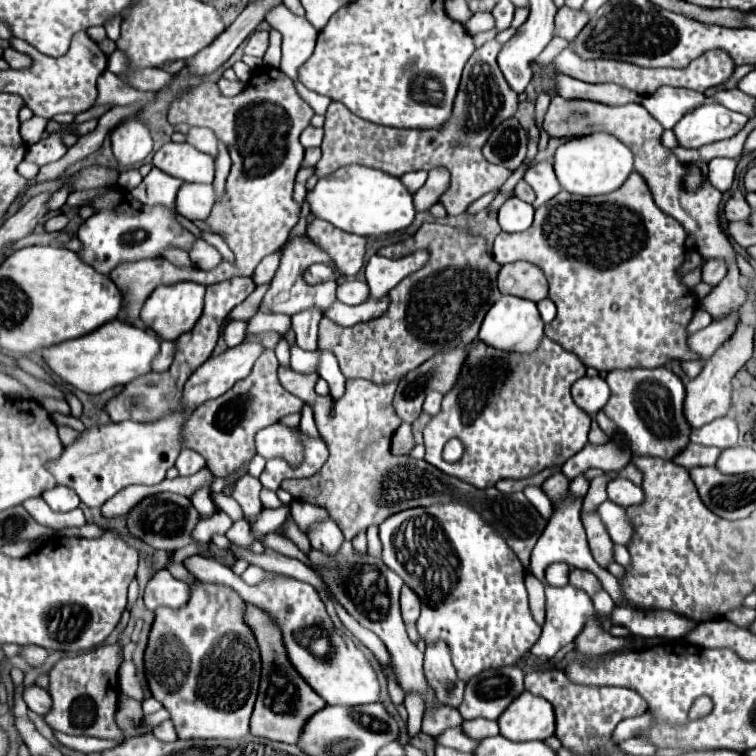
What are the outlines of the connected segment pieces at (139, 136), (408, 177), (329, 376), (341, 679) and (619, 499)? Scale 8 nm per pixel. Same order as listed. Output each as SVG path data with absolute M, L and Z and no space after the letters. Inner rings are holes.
M131 118L121 122L111 134L111 144L117 160L115 166L117 172L135 168L135 164L141 164L153 150L151 134L141 118Z
M425 171L409 172L405 174L405 176L401 176L401 182L407 184L407 188L409 188L411 192L417 192L417 190L425 184L426 180L427 172Z
M317 350L319 352L319 364L317 364L317 374L323 378L323 380L327 380L327 384L329 384L329 388L331 388L331 396L333 398L339 398L341 394L343 394L343 390L345 390L345 378L343 378L343 374L341 374L341 370L339 370L339 364L337 364L337 360L335 360L335 354L333 352L329 352L329 350Z
M191 556L189 558L189 572L195 574L201 582L217 582L233 588L245 602L255 602L263 606L263 610L271 610L275 618L279 618L279 626L283 626L283 640L287 642L287 654L291 654L291 662L295 662L295 668L299 668L299 674L307 680L307 684L329 704L339 706L363 706L371 702L379 702L379 680L365 658L365 654L353 644L351 638L347 638L343 632L335 630L329 614L325 612L325 606L317 594L317 590L311 584L299 582L289 576L271 574L257 586L247 586L229 566L201 558ZM329 640L329 648L323 652L321 646L317 650L317 642Z
M617 478L617 480L607 484L607 496L609 496L611 502L615 502L623 508L641 504L645 500L643 488L635 486L631 480L623 480L623 478Z

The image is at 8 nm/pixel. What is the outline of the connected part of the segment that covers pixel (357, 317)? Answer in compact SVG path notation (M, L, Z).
M369 298L367 304L359 304L359 306L347 306L347 304L335 300L333 306L325 312L325 316L341 326L353 326L357 322L377 318L377 314L383 314L383 310L387 310L387 306L389 306L389 298L383 300L381 304L373 302L373 298Z

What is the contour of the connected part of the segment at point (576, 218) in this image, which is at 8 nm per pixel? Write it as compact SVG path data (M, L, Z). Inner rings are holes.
M633 172L619 190L605 196L585 198L561 190L535 210L535 220L527 232L501 232L495 238L493 256L499 264L511 260L537 264L549 280L549 298L557 306L555 322L545 326L545 336L577 354L585 366L611 372L617 368L657 368L671 360L701 358L687 346L687 326L699 308L699 300L693 290L681 282L681 266L687 254L685 240L685 228L659 210L645 178ZM613 304L619 308L613 310Z

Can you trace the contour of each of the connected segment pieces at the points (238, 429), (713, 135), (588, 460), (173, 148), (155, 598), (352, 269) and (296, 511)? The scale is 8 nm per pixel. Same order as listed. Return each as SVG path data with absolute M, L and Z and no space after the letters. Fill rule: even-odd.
M263 350L259 360L255 362L251 374L243 380L239 380L231 390L227 390L223 396L207 402L207 406L199 406L195 410L195 418L187 422L187 446L195 452L199 452L207 466L211 466L211 472L217 476L227 476L233 470L237 470L243 462L251 460L255 452L255 432L279 422L287 414L301 412L303 400L289 394L279 378L277 378L277 356L275 350Z
M703 104L687 114L687 118L681 118L673 132L681 146L699 148L735 136L747 122L749 118L745 114L731 112L719 104Z
M614 441L607 442L605 446L587 444L579 454L569 458L561 466L561 472L571 480L575 474L581 474L590 468L598 468L604 472L620 470L631 461L631 458L631 451Z
M169 142L161 146L153 156L153 166L163 168L163 172L181 178L183 182L211 184L215 178L215 158L211 154L199 152L191 144Z
M159 570L159 574L155 574L155 578L149 580L143 600L145 608L155 612L161 606L181 608L189 602L189 596L191 596L191 586L187 582L173 578L171 572L167 570Z
M315 220L311 226L307 226L307 236L317 246L327 250L337 268L341 268L347 276L355 276L363 268L367 238L337 230L325 220Z
M293 502L291 510L293 510L293 516L295 516L295 520L297 520L297 524L301 526L303 532L307 532L307 528L309 528L311 522L329 516L323 508L313 506L313 504L309 504L309 502Z

